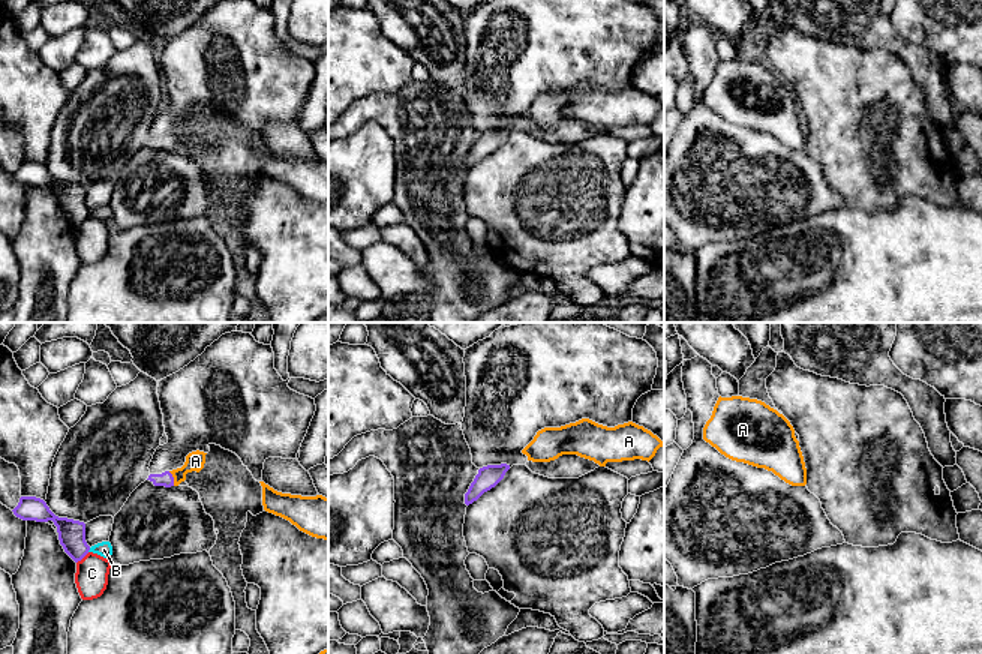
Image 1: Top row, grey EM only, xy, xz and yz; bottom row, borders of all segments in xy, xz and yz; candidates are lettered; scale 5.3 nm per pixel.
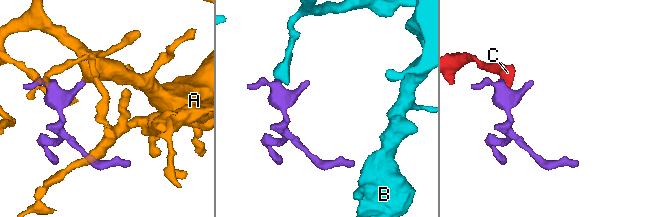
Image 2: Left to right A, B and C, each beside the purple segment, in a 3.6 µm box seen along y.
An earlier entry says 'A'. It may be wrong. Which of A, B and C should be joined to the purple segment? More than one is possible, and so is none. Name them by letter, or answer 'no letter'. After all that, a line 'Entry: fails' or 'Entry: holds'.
A
Entry: holds

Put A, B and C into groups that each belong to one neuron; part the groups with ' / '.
A / B / C

